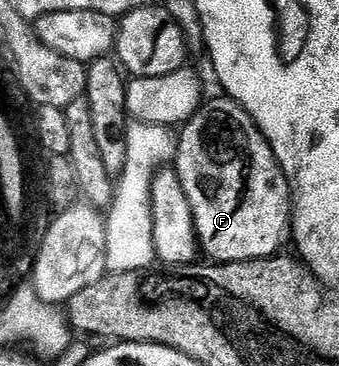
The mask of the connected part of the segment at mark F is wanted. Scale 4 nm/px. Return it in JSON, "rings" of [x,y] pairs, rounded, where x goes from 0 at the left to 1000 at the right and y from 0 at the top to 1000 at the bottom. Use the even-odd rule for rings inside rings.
{"rings":[[[649,262],[652,268],[628,268],[602,281],[593,298],[543,336],[546,355],[516,388],[516,462],[528,492],[540,503],[540,525],[552,525],[552,546],[563,557],[563,579],[575,601],[575,634],[581,637],[581,658],[590,680],[599,686],[608,708],[625,710],[631,719],[655,716],[726,716],[743,705],[802,705],[820,691],[817,683],[829,672],[829,658],[844,658],[847,631],[858,617],[858,522],[853,516],[853,495],[841,486],[841,475],[829,467],[829,454],[811,437],[811,415],[794,402],[794,385],[770,369],[770,355],[746,336],[746,320],[726,306],[723,292],[705,279],[687,276],[673,262]]]}

